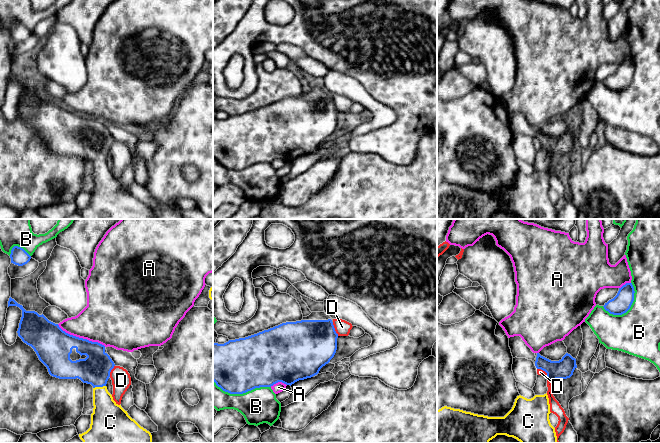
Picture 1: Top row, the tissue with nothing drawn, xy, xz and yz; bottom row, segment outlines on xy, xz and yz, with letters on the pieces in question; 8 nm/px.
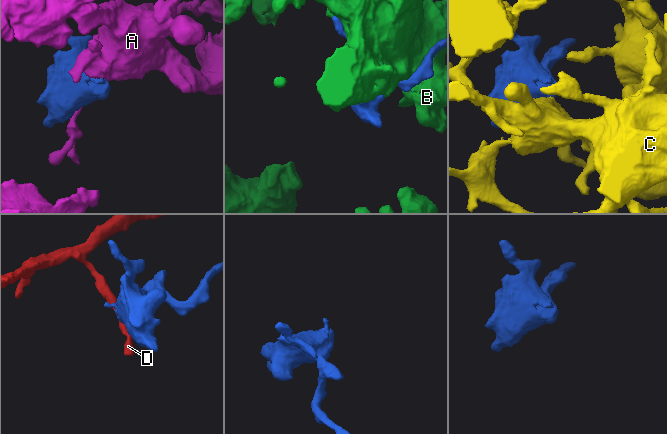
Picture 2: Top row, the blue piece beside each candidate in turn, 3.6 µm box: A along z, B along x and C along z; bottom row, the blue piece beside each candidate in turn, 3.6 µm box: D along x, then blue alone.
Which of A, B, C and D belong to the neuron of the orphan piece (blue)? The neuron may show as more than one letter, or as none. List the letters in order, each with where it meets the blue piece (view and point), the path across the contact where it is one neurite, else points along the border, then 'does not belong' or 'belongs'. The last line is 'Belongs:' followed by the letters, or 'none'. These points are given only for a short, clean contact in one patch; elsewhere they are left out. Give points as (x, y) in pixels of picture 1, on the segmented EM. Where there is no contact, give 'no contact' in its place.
A: xy (81, 338) | does not belong
B: xz (241, 393) | does not belong
C: xy (99, 386) | across xy (95, 369), (99, 386), (107, 416) | belongs
D: xz (334, 329) | along xz (332, 322), (338, 335) | does not belong
Belongs: C

